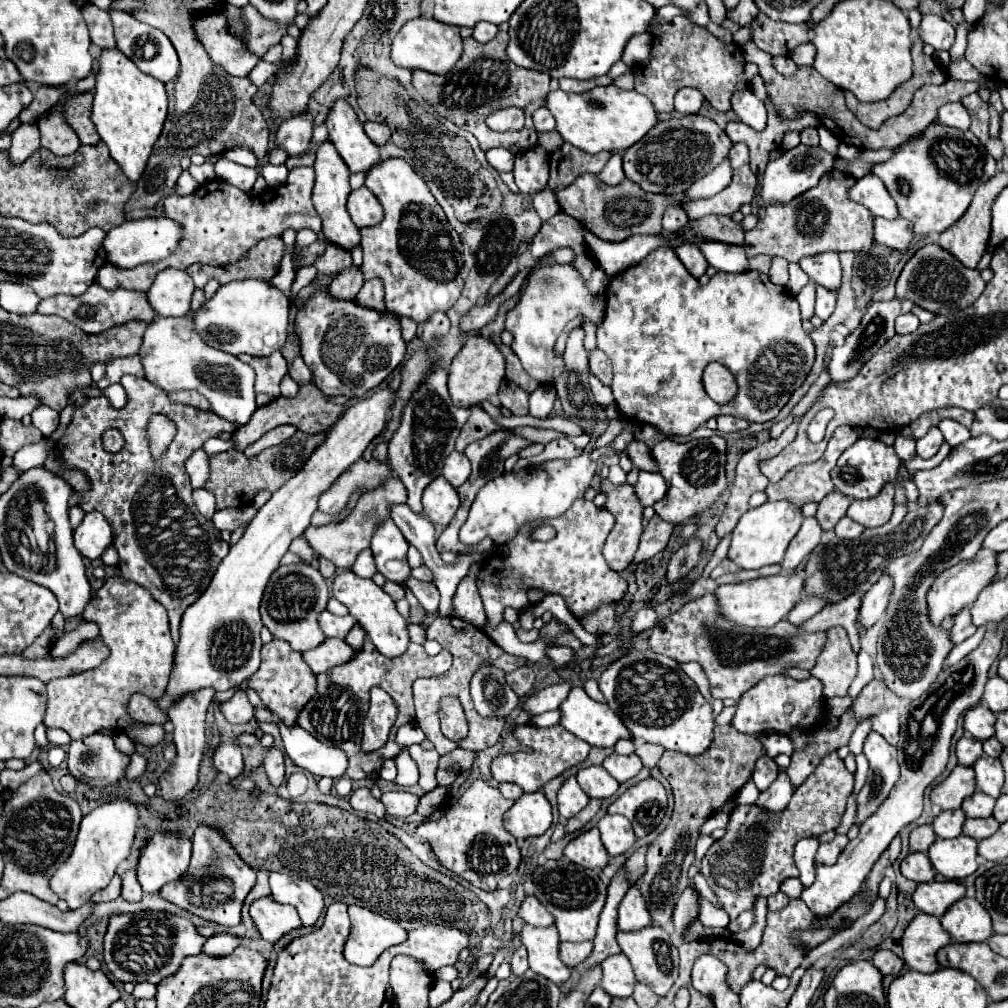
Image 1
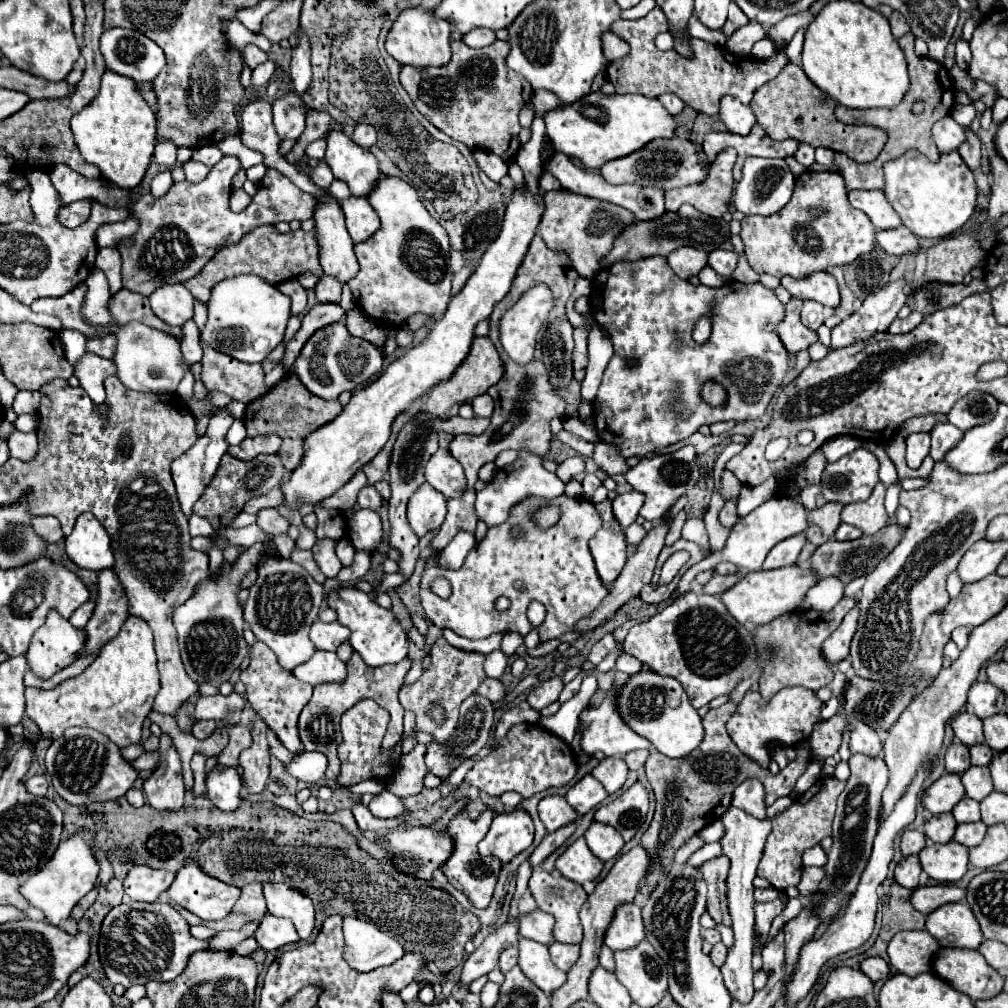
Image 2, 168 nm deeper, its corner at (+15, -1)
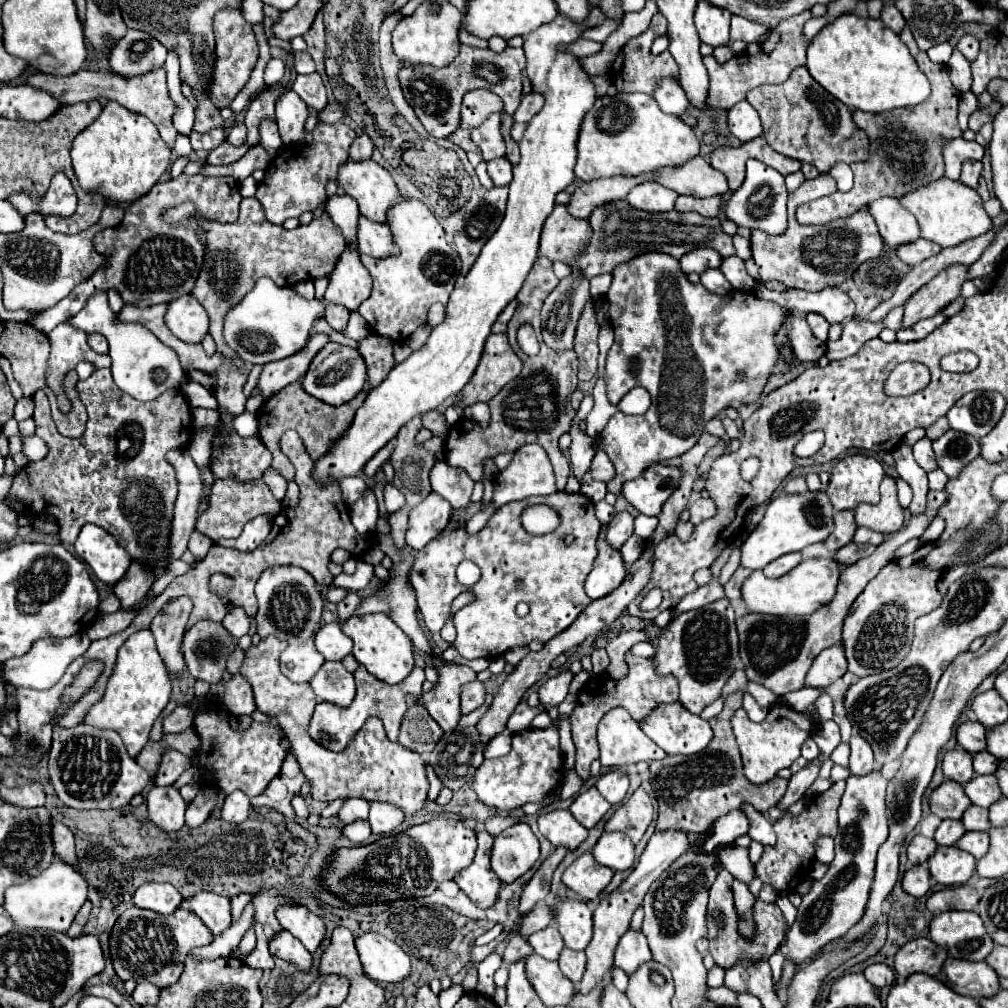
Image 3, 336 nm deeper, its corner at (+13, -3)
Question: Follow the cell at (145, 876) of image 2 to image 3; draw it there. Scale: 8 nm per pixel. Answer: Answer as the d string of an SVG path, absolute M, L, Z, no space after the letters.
M144 883L134 893L134 905L160 915L174 913L182 903L182 895L170 883Z

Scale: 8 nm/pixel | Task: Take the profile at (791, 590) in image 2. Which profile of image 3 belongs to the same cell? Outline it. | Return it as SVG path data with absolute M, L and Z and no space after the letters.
M826 557L806 559L778 579L768 579L760 569L756 569L742 585L742 599L746 601L748 611L760 611L768 615L810 615L810 611L816 611L834 599L840 573L842 565L836 559Z

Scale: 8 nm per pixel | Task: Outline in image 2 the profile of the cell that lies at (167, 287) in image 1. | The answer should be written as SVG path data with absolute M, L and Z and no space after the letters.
M164 283L148 297L148 301L152 311L168 325L182 325L192 317L194 297L182 283Z

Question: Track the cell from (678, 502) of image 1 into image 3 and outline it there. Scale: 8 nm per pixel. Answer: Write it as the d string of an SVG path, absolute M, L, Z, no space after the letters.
M654 465L648 467L638 479L626 481L622 485L622 495L642 515L658 515L664 501L678 487L680 477L680 469L676 467Z

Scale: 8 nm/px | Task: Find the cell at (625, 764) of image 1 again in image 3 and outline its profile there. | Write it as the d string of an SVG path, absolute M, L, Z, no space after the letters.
M610 771L606 775L602 775L598 781L596 781L596 789L600 791L600 795L610 801L612 805L616 803L622 803L624 797L626 797L626 791L628 791L628 777L624 773L618 773L618 771Z

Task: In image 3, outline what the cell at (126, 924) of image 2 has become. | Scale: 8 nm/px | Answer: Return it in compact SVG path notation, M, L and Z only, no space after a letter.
M132 907L120 915L112 929L110 955L114 969L122 981L150 981L156 987L164 989L170 987L170 983L176 983L178 975L182 975L188 951L192 947L210 945L212 939L214 935L192 911L178 909L174 911L174 915L154 915L154 911L140 911L138 907Z

